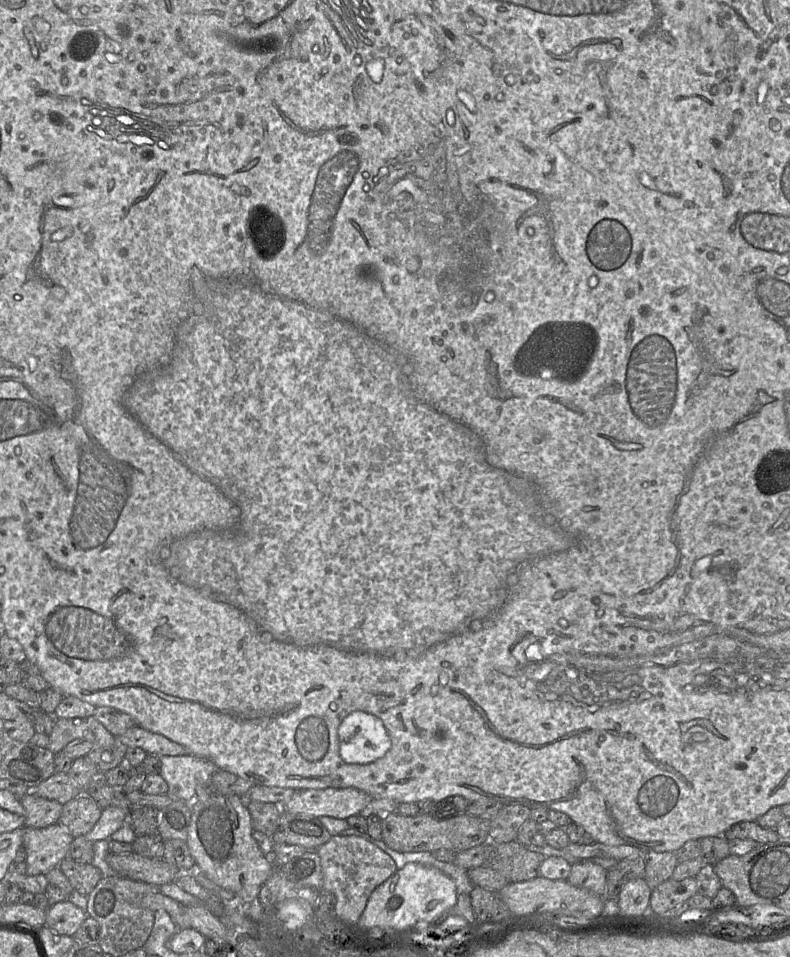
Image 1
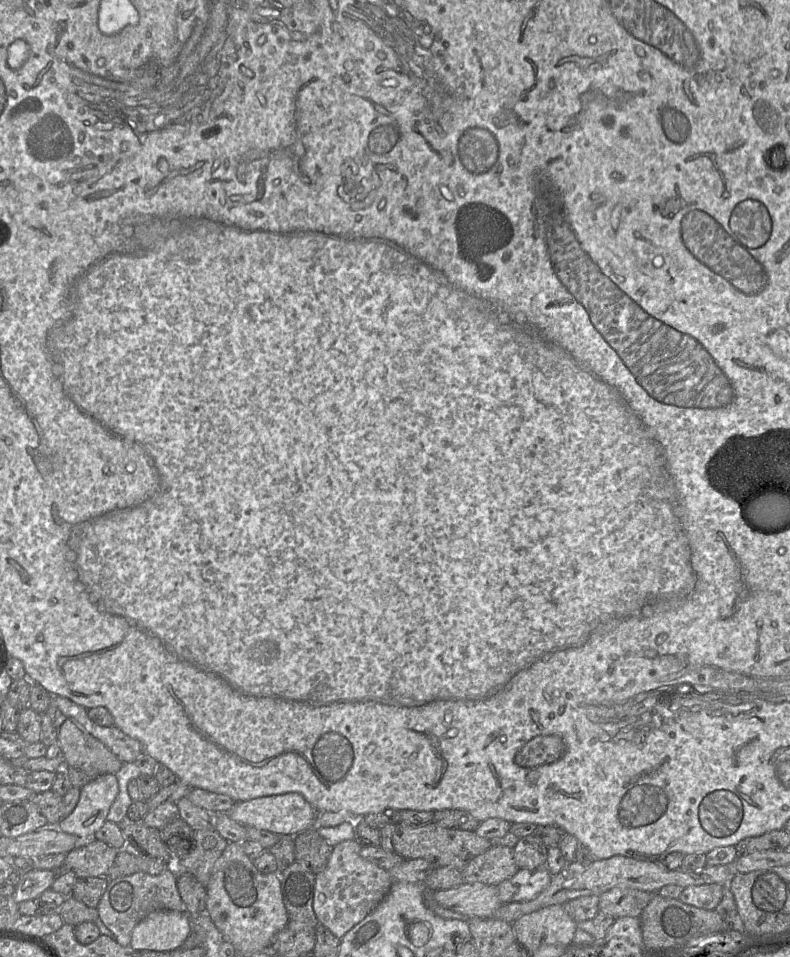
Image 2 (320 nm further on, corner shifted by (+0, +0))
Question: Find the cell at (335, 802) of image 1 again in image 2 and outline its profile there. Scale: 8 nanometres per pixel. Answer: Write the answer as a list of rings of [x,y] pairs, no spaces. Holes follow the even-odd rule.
[[[290,792],[271,796],[263,796],[252,800],[236,802],[227,814],[244,825],[268,830],[280,836],[295,836],[315,826],[317,816],[315,808],[299,793]]]

